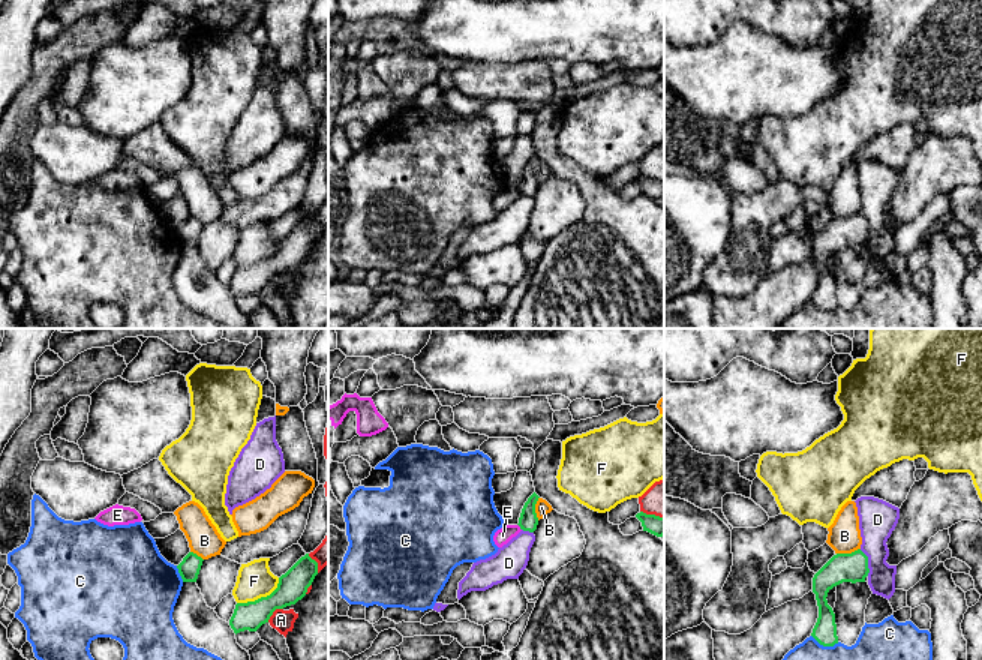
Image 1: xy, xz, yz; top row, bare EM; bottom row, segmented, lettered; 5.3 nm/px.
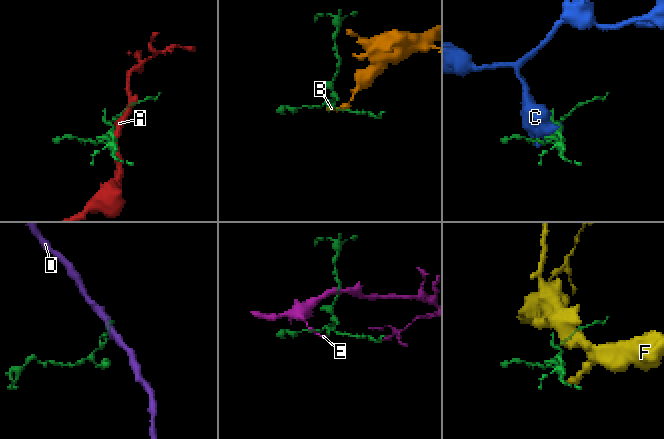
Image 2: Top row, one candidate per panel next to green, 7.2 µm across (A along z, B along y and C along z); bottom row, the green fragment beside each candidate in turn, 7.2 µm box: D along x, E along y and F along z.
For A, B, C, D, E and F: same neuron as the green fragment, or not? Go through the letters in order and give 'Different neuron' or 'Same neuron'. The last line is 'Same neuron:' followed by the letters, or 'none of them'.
A: Different neuron
B: Different neuron
C: Different neuron
D: Different neuron
E: Different neuron
F: Different neuron
Same neuron: none of them

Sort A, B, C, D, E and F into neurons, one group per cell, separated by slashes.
A / B / C / D / E / F

